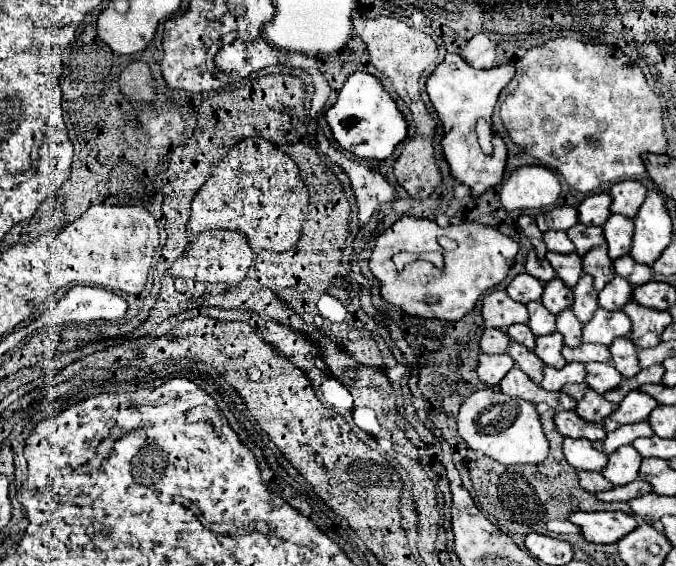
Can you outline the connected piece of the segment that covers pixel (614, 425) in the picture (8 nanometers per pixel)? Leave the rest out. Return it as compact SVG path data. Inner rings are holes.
M631 391L619 403L617 411L611 413L609 417L605 417L603 427L605 427L605 431L613 431L613 429L619 429L621 425L627 425L627 423L647 421L649 413L655 407L657 407L657 401L653 401L653 397L649 397L641 391Z

